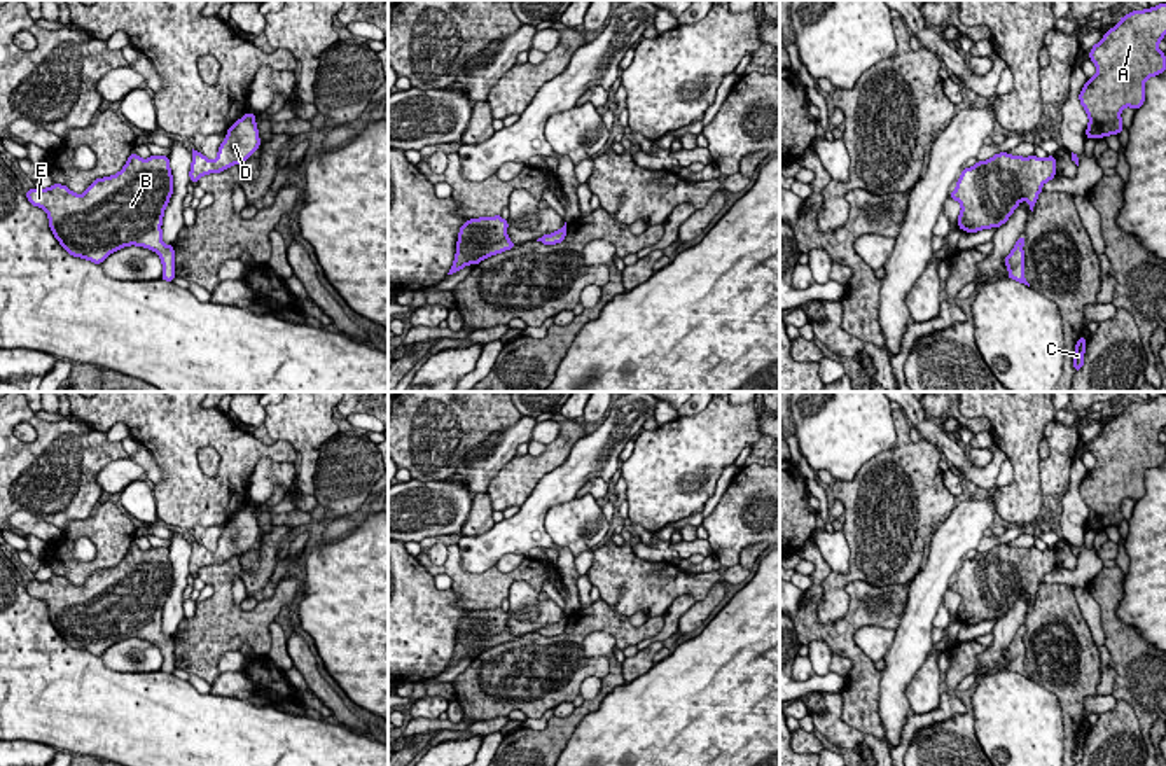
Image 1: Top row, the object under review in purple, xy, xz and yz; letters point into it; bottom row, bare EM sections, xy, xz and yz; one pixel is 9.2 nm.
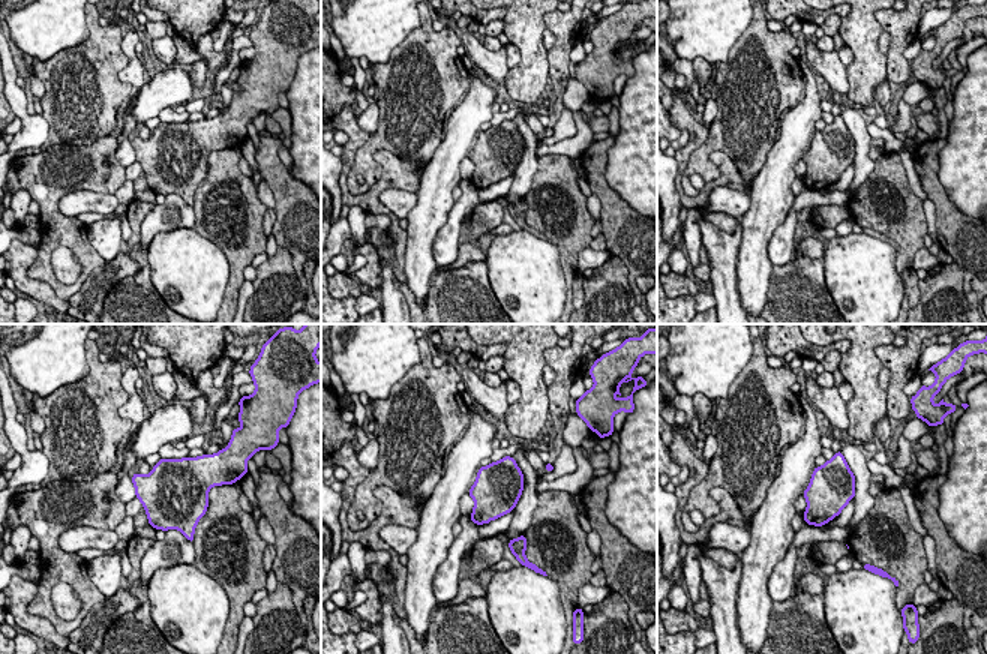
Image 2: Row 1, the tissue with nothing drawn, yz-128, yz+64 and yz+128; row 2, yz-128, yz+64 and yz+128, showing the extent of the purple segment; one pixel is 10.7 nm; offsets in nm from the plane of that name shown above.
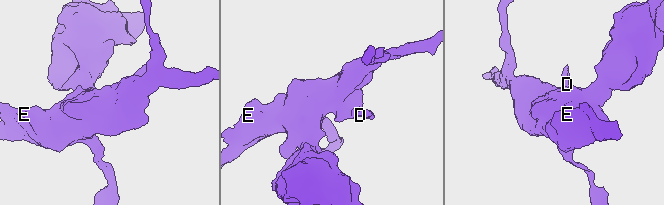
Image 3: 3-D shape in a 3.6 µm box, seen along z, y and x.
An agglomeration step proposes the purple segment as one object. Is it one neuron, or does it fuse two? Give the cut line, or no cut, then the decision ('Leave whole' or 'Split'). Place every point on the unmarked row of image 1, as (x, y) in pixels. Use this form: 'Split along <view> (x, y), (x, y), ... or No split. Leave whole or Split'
No split. Leave whole

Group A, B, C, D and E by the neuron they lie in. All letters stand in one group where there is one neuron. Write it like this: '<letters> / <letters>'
A B C D E

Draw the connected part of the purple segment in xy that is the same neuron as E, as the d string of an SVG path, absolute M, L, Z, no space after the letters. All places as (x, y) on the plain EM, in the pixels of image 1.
M129 546L124 560L112 567L93 572L84 586L72 584L66 577L52 575L47 581L26 582L26 591L47 603L49 619L59 637L73 649L101 656L119 640L136 637L156 644L163 654L161 672L175 670L173 637L163 635L163 607L173 586L173 567L168 547L149 551Z

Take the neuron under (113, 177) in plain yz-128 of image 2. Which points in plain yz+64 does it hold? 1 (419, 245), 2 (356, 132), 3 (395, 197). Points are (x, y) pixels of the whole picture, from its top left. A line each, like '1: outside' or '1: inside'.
1: outside
2: inside
3: outside

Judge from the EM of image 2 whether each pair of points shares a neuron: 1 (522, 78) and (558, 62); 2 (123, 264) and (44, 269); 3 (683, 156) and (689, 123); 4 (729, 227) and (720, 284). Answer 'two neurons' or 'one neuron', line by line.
1: two neurons
2: two neurons
3: one neuron
4: two neurons

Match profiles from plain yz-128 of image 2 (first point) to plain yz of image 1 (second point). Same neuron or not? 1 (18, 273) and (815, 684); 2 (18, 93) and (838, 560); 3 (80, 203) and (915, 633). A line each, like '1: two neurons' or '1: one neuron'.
1: two neurons
2: one neuron
3: two neurons

